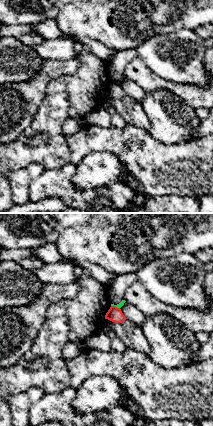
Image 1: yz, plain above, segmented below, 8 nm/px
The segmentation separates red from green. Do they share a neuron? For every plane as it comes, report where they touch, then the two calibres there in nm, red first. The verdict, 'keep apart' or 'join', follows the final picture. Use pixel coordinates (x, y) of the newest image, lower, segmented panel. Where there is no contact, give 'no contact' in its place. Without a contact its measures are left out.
contact (115, 306); calibres 120 and 40 nm

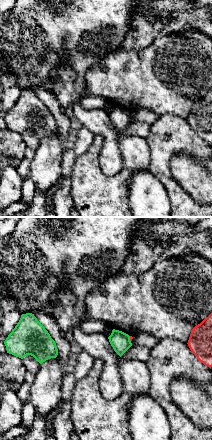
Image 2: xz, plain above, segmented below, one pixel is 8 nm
contact (130, 339); calibres 20 and 160 nm

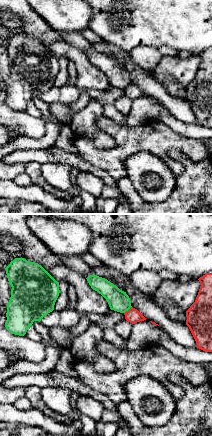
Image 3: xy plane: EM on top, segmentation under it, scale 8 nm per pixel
contact (128, 310); calibres 120 and 170 nm

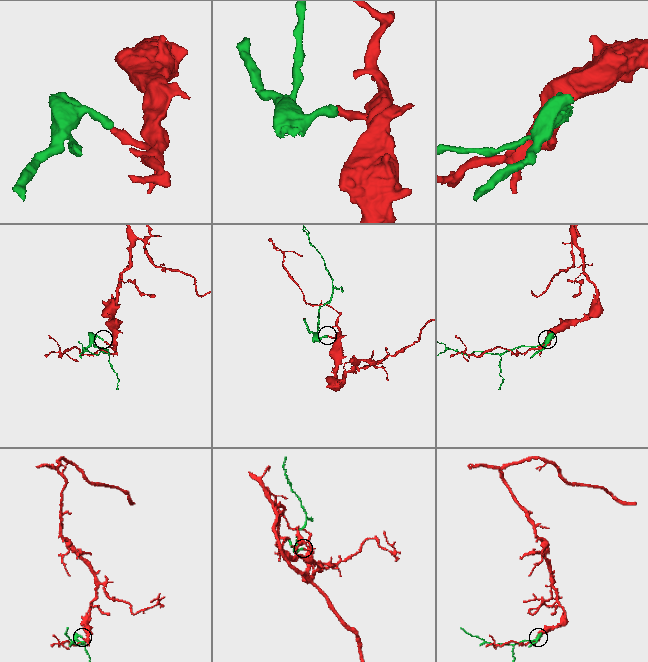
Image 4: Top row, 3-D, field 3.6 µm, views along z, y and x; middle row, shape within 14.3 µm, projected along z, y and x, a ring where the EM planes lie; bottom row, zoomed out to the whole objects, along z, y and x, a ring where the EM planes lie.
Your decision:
keep apart

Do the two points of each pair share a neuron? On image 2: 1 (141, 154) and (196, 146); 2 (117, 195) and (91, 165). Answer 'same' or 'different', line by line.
1: different
2: same

